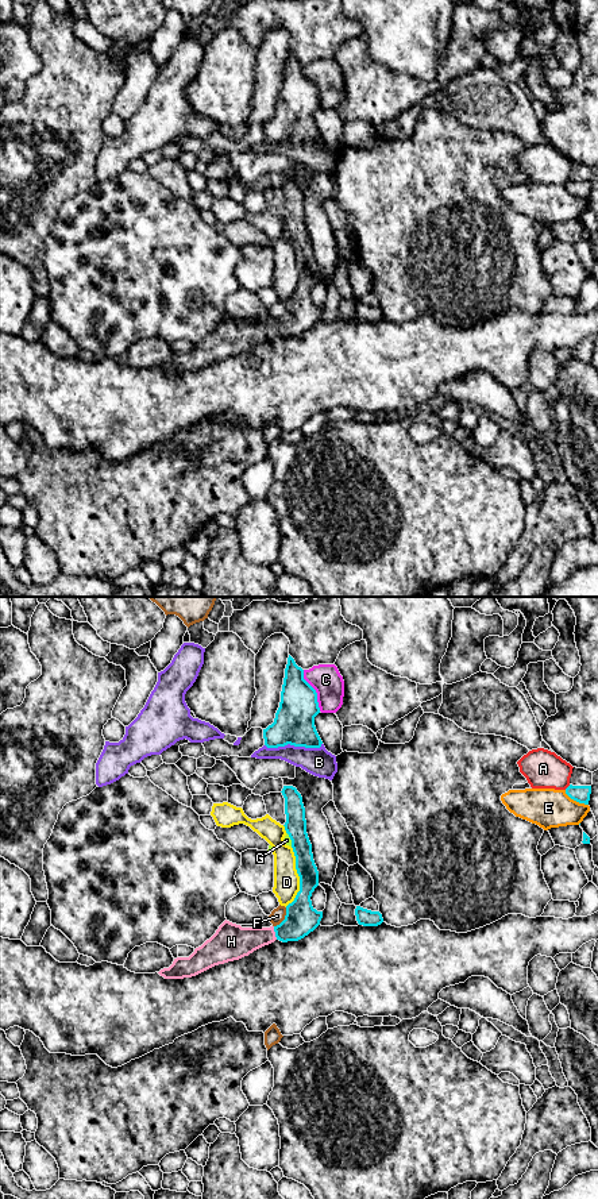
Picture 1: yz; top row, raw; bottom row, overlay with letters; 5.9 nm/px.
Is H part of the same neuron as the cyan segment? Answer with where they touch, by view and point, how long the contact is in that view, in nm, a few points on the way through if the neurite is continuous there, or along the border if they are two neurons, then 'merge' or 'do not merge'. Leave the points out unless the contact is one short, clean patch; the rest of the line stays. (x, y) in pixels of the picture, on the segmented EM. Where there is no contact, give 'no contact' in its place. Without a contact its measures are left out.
yz (276, 933) | 80 nm | across yz (301, 918), (290, 929), (276, 933), (235, 941) | merge

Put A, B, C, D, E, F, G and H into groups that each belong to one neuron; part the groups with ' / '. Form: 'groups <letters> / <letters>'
groups A / B / C / D / E / F / G / H

